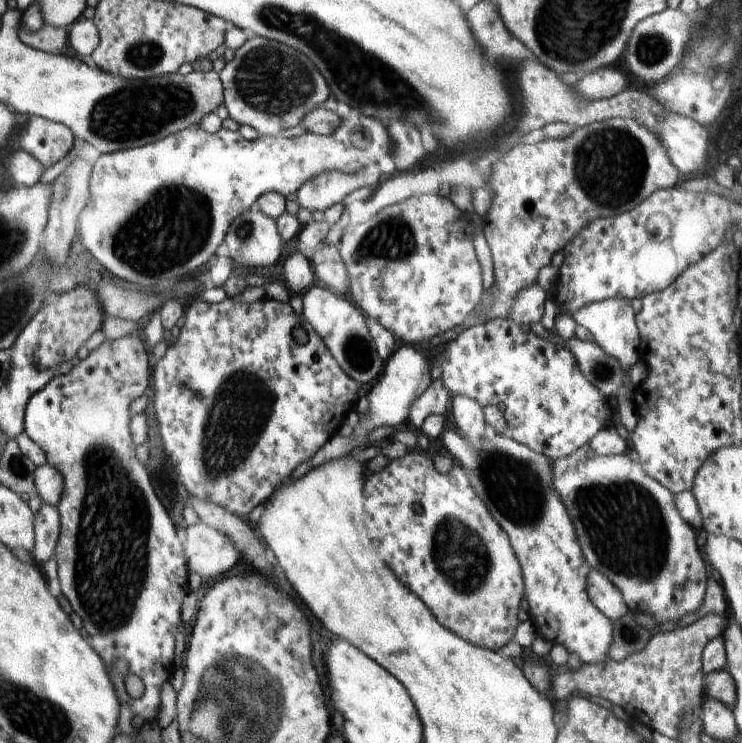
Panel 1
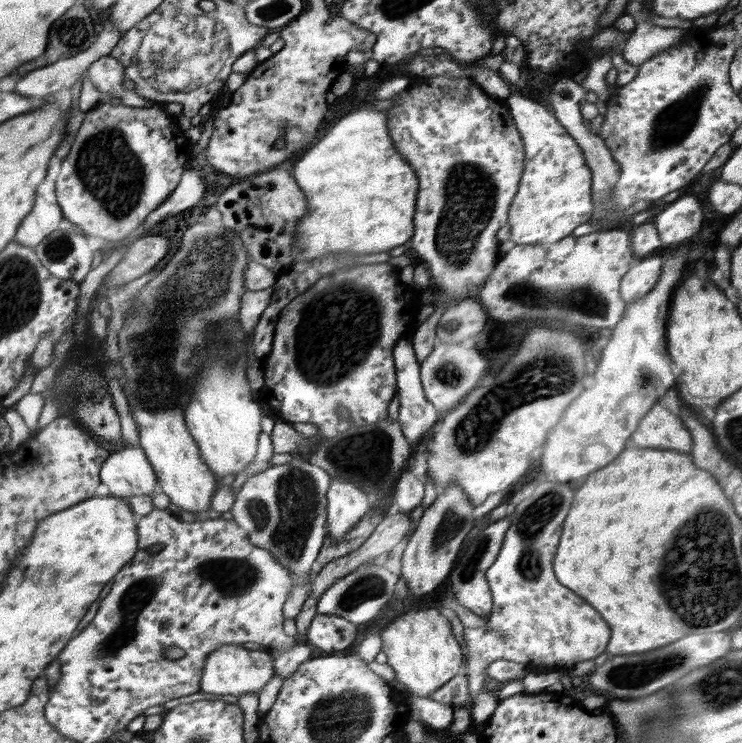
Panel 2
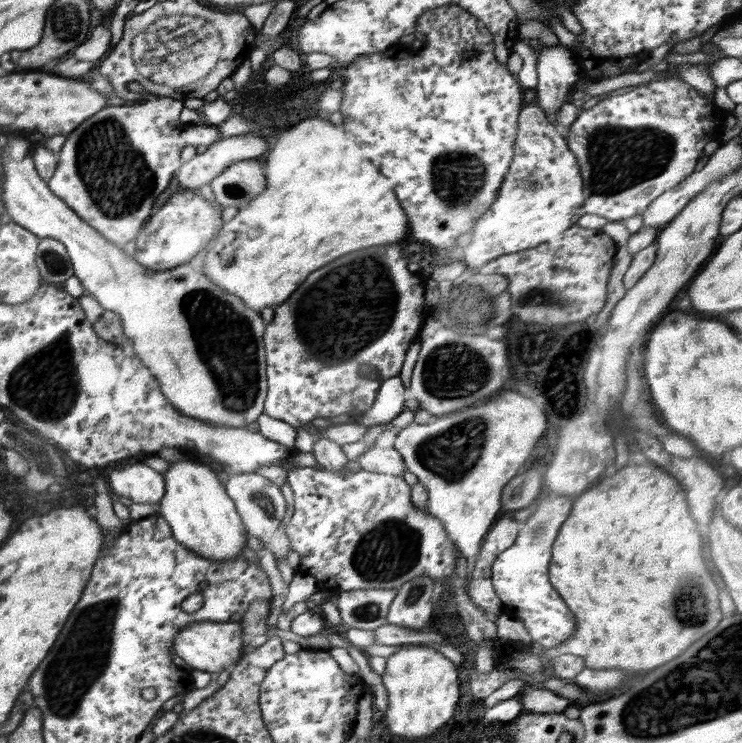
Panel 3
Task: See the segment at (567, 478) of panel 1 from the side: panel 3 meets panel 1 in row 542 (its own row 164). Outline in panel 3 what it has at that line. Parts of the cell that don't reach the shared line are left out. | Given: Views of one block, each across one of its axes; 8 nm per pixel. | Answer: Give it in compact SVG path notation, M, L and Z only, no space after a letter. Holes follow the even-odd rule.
M675 75L670 79L636 85L636 88L630 92L607 97L606 99L598 101L598 103L590 109L580 110L578 118L564 130L564 136L567 140L568 148L576 155L579 162L580 173L583 180L583 194L585 195L584 207L582 207L584 215L598 215L603 216L608 221L623 222L631 216L642 215L644 210L648 208L648 205L650 205L654 199L658 198L658 196L662 195L665 191L675 188L695 172L694 168L696 168L696 164L698 164L700 154L704 151L704 146L715 137L722 137L725 135L721 125L725 116L726 114L715 105L714 98L709 99L701 95L693 86L690 86L690 84L677 78Z

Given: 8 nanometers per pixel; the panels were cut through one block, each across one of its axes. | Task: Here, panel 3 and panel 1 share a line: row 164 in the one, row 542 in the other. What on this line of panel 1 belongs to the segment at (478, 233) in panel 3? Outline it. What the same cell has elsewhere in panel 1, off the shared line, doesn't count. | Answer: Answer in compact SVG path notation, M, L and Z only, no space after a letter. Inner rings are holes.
M490 425L485 426L486 436L481 440L474 440L464 433L461 434L460 431L456 430L444 430L440 438L446 452L452 456L453 465L459 466L462 472L468 477L470 486L474 489L474 492L483 500L483 503L487 506L489 513L492 518L504 529L504 532L508 535L510 539L510 544L516 553L517 559L519 560L523 581L524 581L524 595L526 597L526 602L529 604L530 608L530 620L532 621L532 626L535 626L536 634L540 638L548 639L548 642L552 644L562 644L564 648L569 652L570 655L576 655L583 665L597 665L600 663L606 663L609 660L608 650L610 650L610 644L612 640L612 623L605 614L602 614L594 604L592 604L591 598L587 593L587 578L588 571L590 570L589 564L586 562L584 555L582 554L582 549L580 548L580 543L578 537L576 536L575 526L572 524L572 519L568 516L568 510L564 506L560 495L557 493L553 483L553 464L550 458L545 457L544 454L537 453L532 450L526 444L514 440L507 434L498 434Z

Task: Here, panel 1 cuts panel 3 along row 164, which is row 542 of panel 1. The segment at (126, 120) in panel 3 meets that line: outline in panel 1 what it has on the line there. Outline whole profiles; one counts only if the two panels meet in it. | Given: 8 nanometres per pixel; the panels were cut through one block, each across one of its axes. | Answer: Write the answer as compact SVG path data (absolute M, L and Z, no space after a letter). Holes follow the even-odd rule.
M136 334L132 336L126 336L119 339L104 339L102 344L93 351L90 351L86 358L82 359L77 366L73 366L70 372L65 375L56 374L55 378L51 380L42 390L36 391L27 402L25 413L23 416L23 431L29 435L36 443L42 447L43 451L47 455L47 462L50 466L56 467L63 478L63 491L60 497L60 502L57 504L57 511L59 512L60 530L59 537L55 546L55 557L57 560L57 573L60 576L60 586L62 586L62 594L64 598L70 602L72 610L80 616L82 624L86 624L86 632L90 636L90 646L96 650L96 654L102 658L104 666L108 672L112 672L112 664L116 662L116 658L123 658L128 662L130 667L129 674L136 674L140 680L144 683L144 692L140 698L130 698L124 690L124 680L120 676L116 676L114 672L108 674L114 688L116 688L116 694L120 698L122 704L128 706L128 710L132 712L132 716L138 716L142 718L146 723L152 723L157 720L158 707L161 703L161 690L164 682L169 680L172 669L174 667L174 650L176 648L175 640L176 634L178 634L178 628L183 626L184 623L180 618L181 604L184 600L184 596L189 591L189 581L186 563L183 557L183 548L181 547L181 533L177 532L175 524L172 523L170 516L164 509L162 503L154 493L152 484L150 483L150 477L146 472L146 467L140 462L137 457L137 446L132 440L130 432L131 413L130 404L136 398L151 387L152 384L152 372L153 372L153 358L152 353L148 349L147 343L144 344L144 340ZM76 512L84 512L80 516L80 524L76 526ZM106 590L106 592L104 592ZM104 598L106 598L106 606L104 606Z

